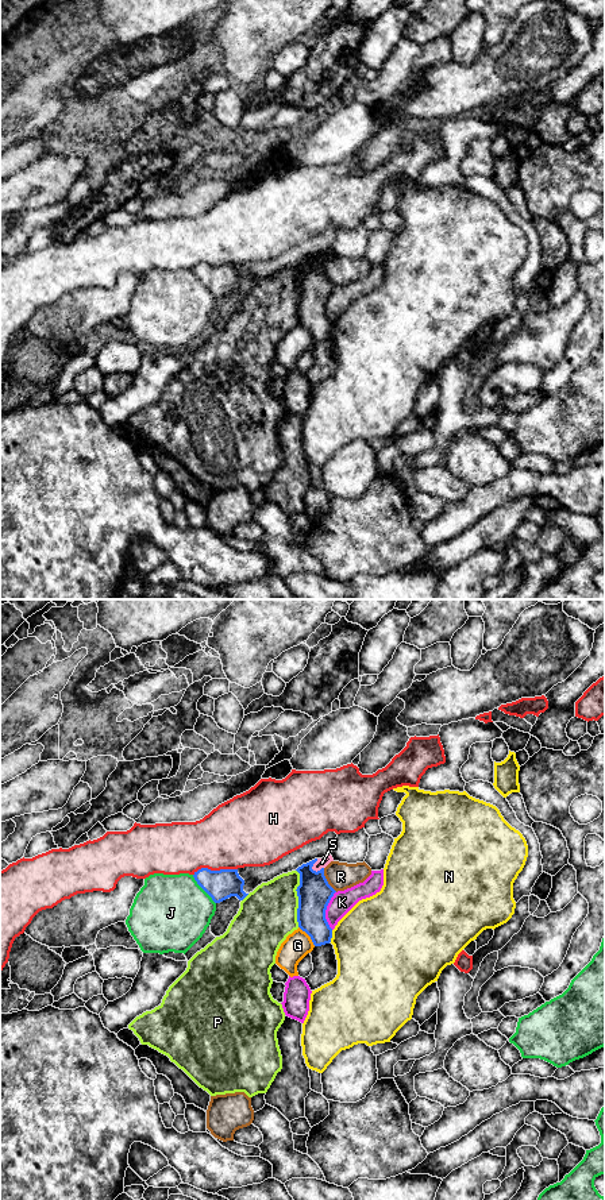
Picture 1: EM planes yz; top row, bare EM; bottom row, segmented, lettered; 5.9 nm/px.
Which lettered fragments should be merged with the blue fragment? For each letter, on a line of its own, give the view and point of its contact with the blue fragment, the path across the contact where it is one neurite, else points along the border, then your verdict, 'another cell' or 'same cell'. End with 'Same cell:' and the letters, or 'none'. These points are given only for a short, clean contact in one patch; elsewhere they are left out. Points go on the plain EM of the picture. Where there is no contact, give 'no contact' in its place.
G: yz (308, 330) | another cell
H: yz (215, 266) | another cell
J: yz (203, 284) | another cell
K: yz (326, 304) | another cell
N: yz (331, 331) | along yz (332, 325), (330, 336) | another cell
P: yz (299, 293) | another cell
R: yz (326, 276) | another cell
S: yz (312, 261) | along yz (318, 254), (312, 262), (316, 267) | another cell
Same cell: none

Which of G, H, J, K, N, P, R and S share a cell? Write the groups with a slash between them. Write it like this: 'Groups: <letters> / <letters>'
Groups: G / H / J / K / N / P S / R

